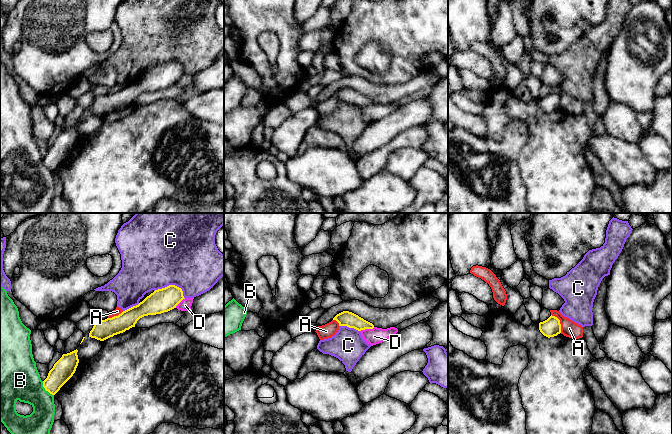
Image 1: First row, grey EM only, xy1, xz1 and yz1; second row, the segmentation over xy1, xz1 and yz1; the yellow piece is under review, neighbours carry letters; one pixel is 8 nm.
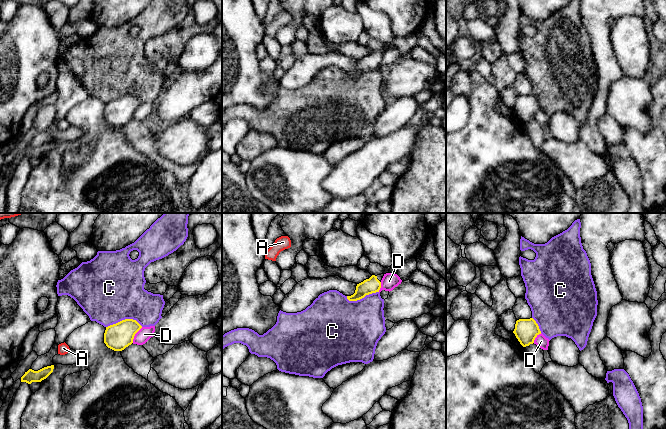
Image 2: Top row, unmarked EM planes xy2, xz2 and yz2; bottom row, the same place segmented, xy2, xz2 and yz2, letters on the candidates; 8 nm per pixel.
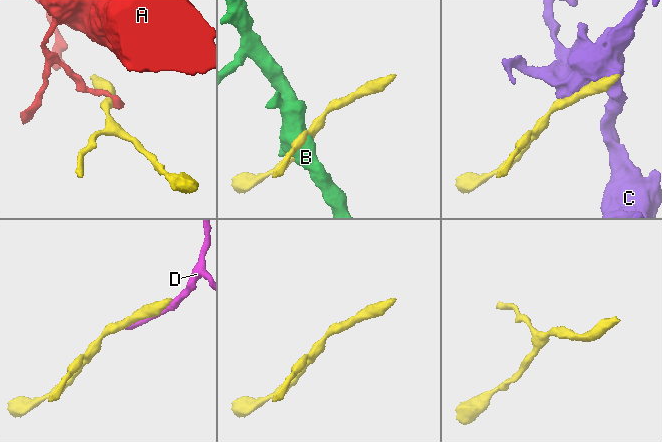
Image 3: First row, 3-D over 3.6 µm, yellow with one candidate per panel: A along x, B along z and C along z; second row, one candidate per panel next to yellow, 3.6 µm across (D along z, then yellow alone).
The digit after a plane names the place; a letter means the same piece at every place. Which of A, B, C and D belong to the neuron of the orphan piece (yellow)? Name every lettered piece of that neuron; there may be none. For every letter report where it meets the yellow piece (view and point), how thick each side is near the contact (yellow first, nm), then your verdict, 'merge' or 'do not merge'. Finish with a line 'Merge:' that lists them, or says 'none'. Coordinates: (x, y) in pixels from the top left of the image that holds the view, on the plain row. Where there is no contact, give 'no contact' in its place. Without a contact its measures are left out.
A: contact yz1 (559, 98); calibres 150 and 140 nm; do not merge
B: contact xy1 (45, 165); calibres 170 and 360 nm; do not merge
C: contact xy1 (172, 61); calibres 190 and 500 nm; do not merge
D: contact xy2 (134, 111); calibres 220 and 110 nm; do not merge
Merge: none

